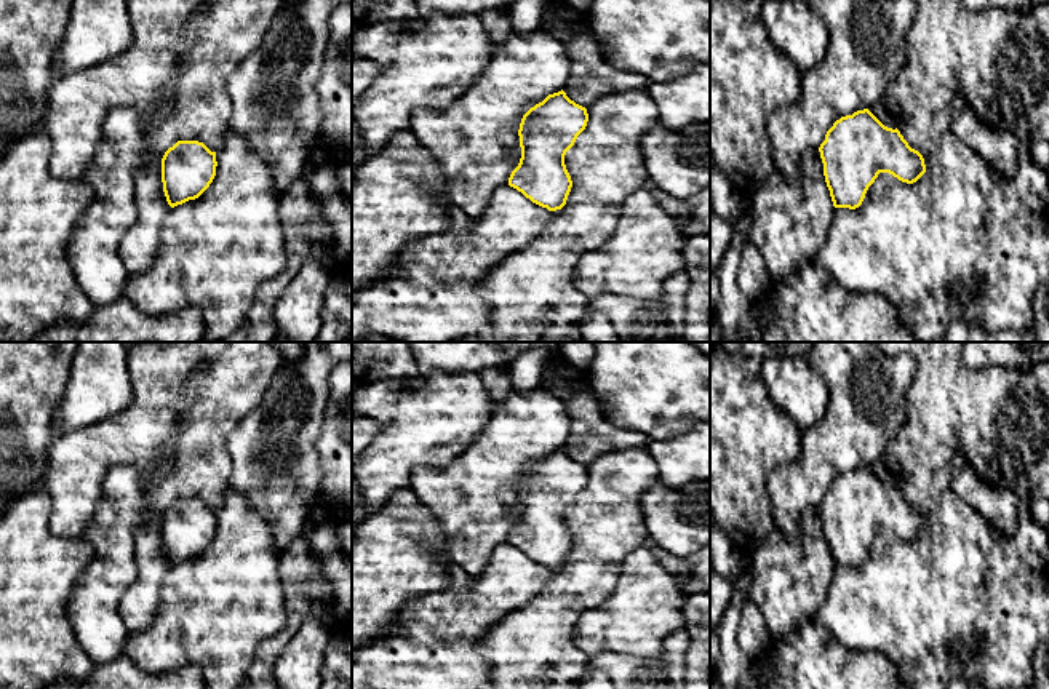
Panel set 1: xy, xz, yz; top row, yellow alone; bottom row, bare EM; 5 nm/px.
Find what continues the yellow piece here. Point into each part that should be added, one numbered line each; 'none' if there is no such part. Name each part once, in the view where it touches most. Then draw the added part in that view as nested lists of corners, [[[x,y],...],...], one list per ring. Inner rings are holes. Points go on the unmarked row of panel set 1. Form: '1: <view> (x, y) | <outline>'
none

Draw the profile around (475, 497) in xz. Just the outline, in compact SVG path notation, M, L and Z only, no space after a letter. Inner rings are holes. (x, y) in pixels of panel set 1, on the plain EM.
M542 387L529 393L512 390L505 403L493 401L486 428L465 452L443 468L421 465L413 472L409 486L441 523L451 563L470 577L483 572L494 550L509 542L520 521L518 488L523 473L548 452L561 449L569 432L571 420L561 398Z

